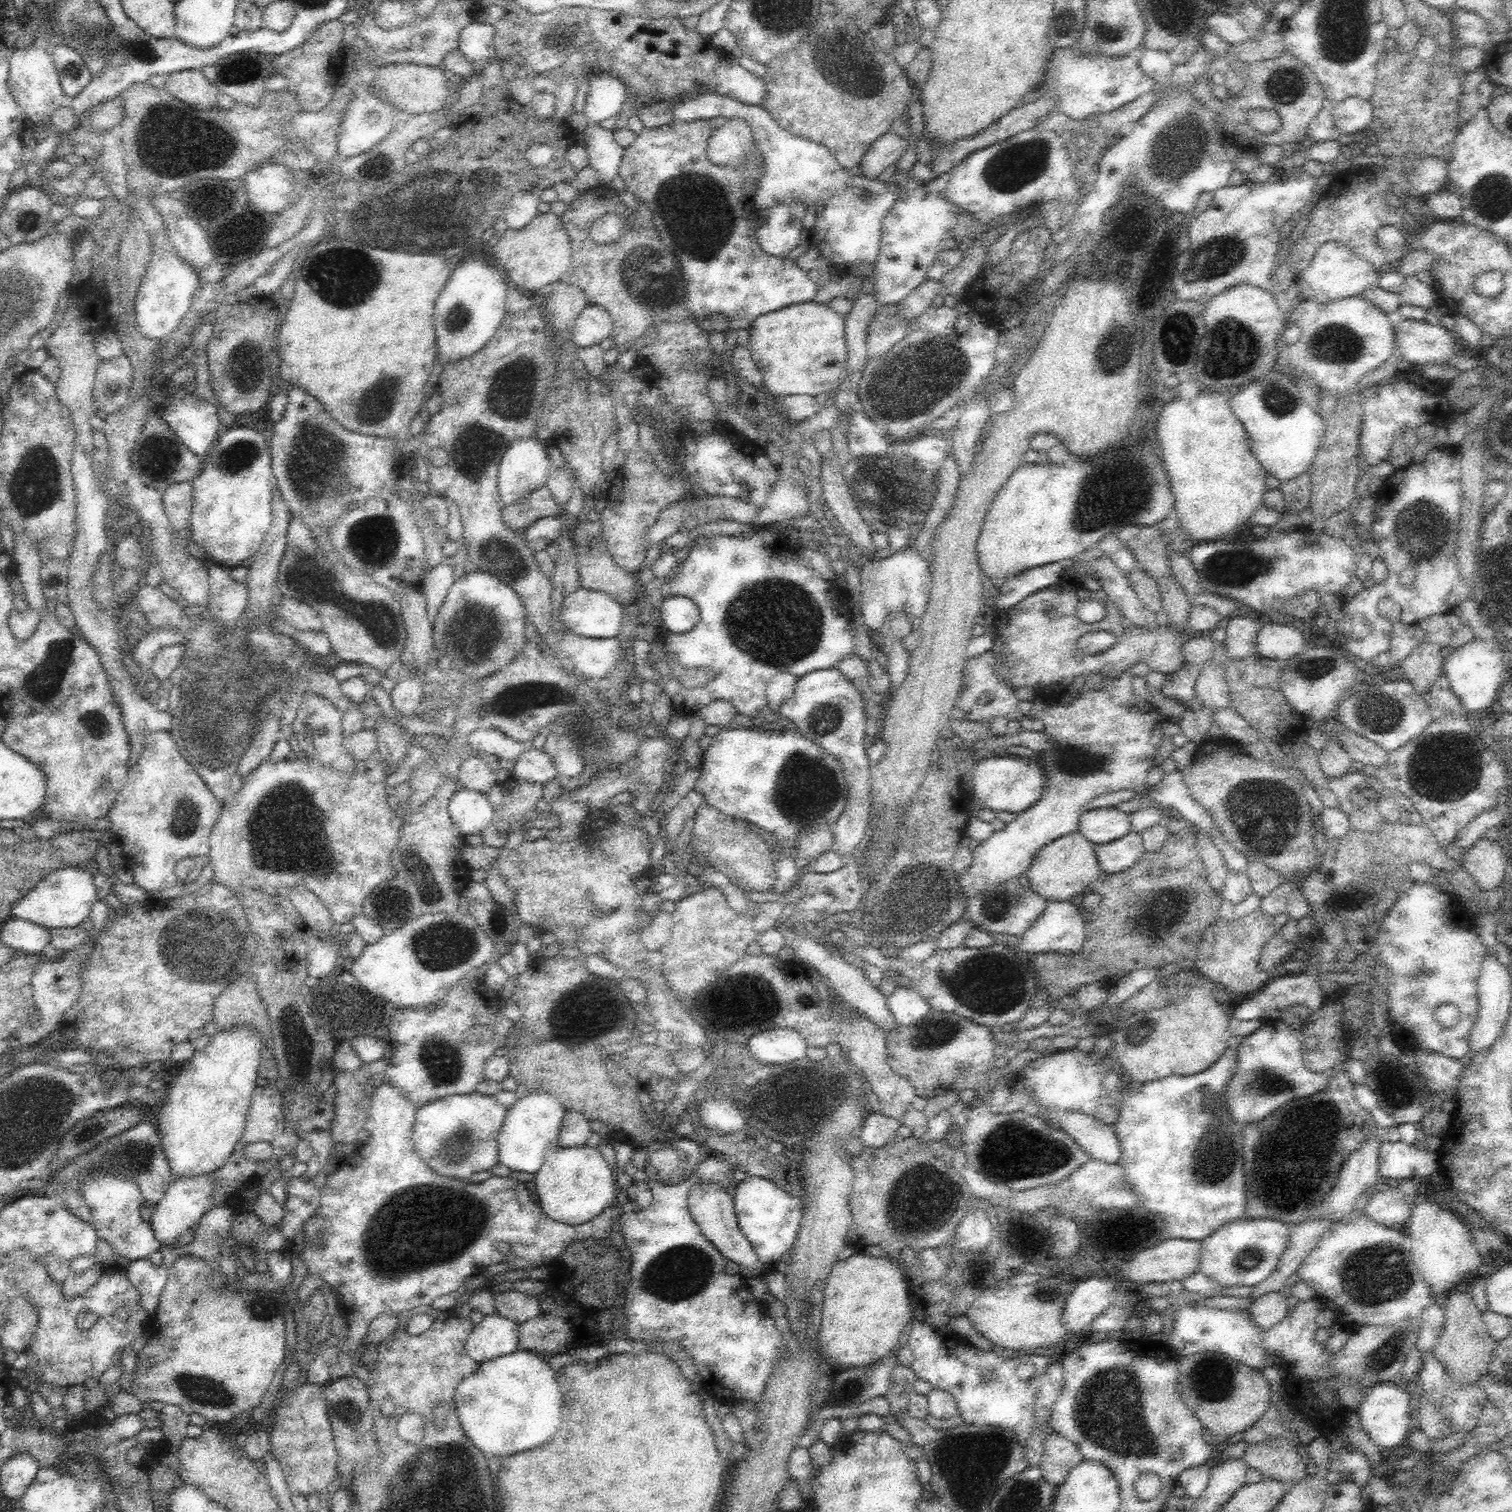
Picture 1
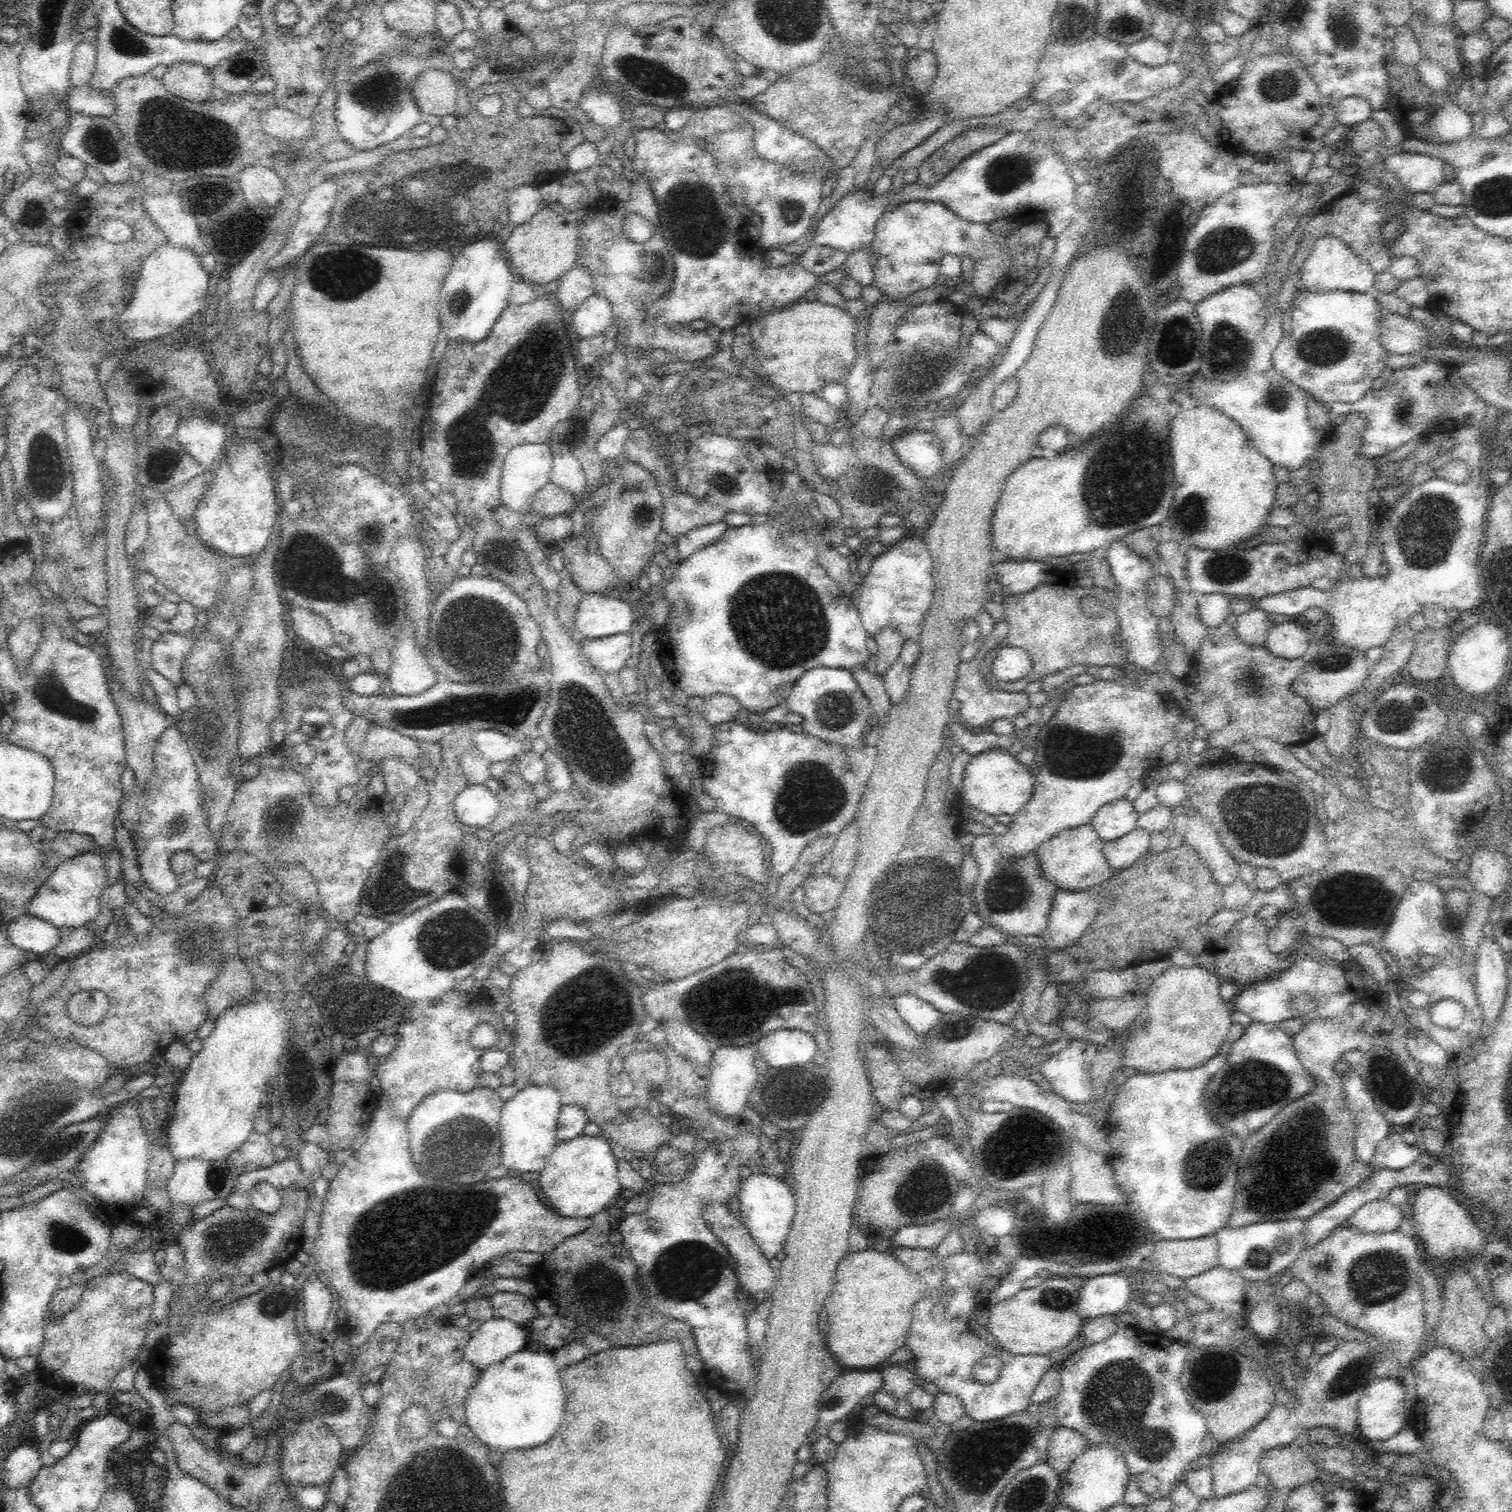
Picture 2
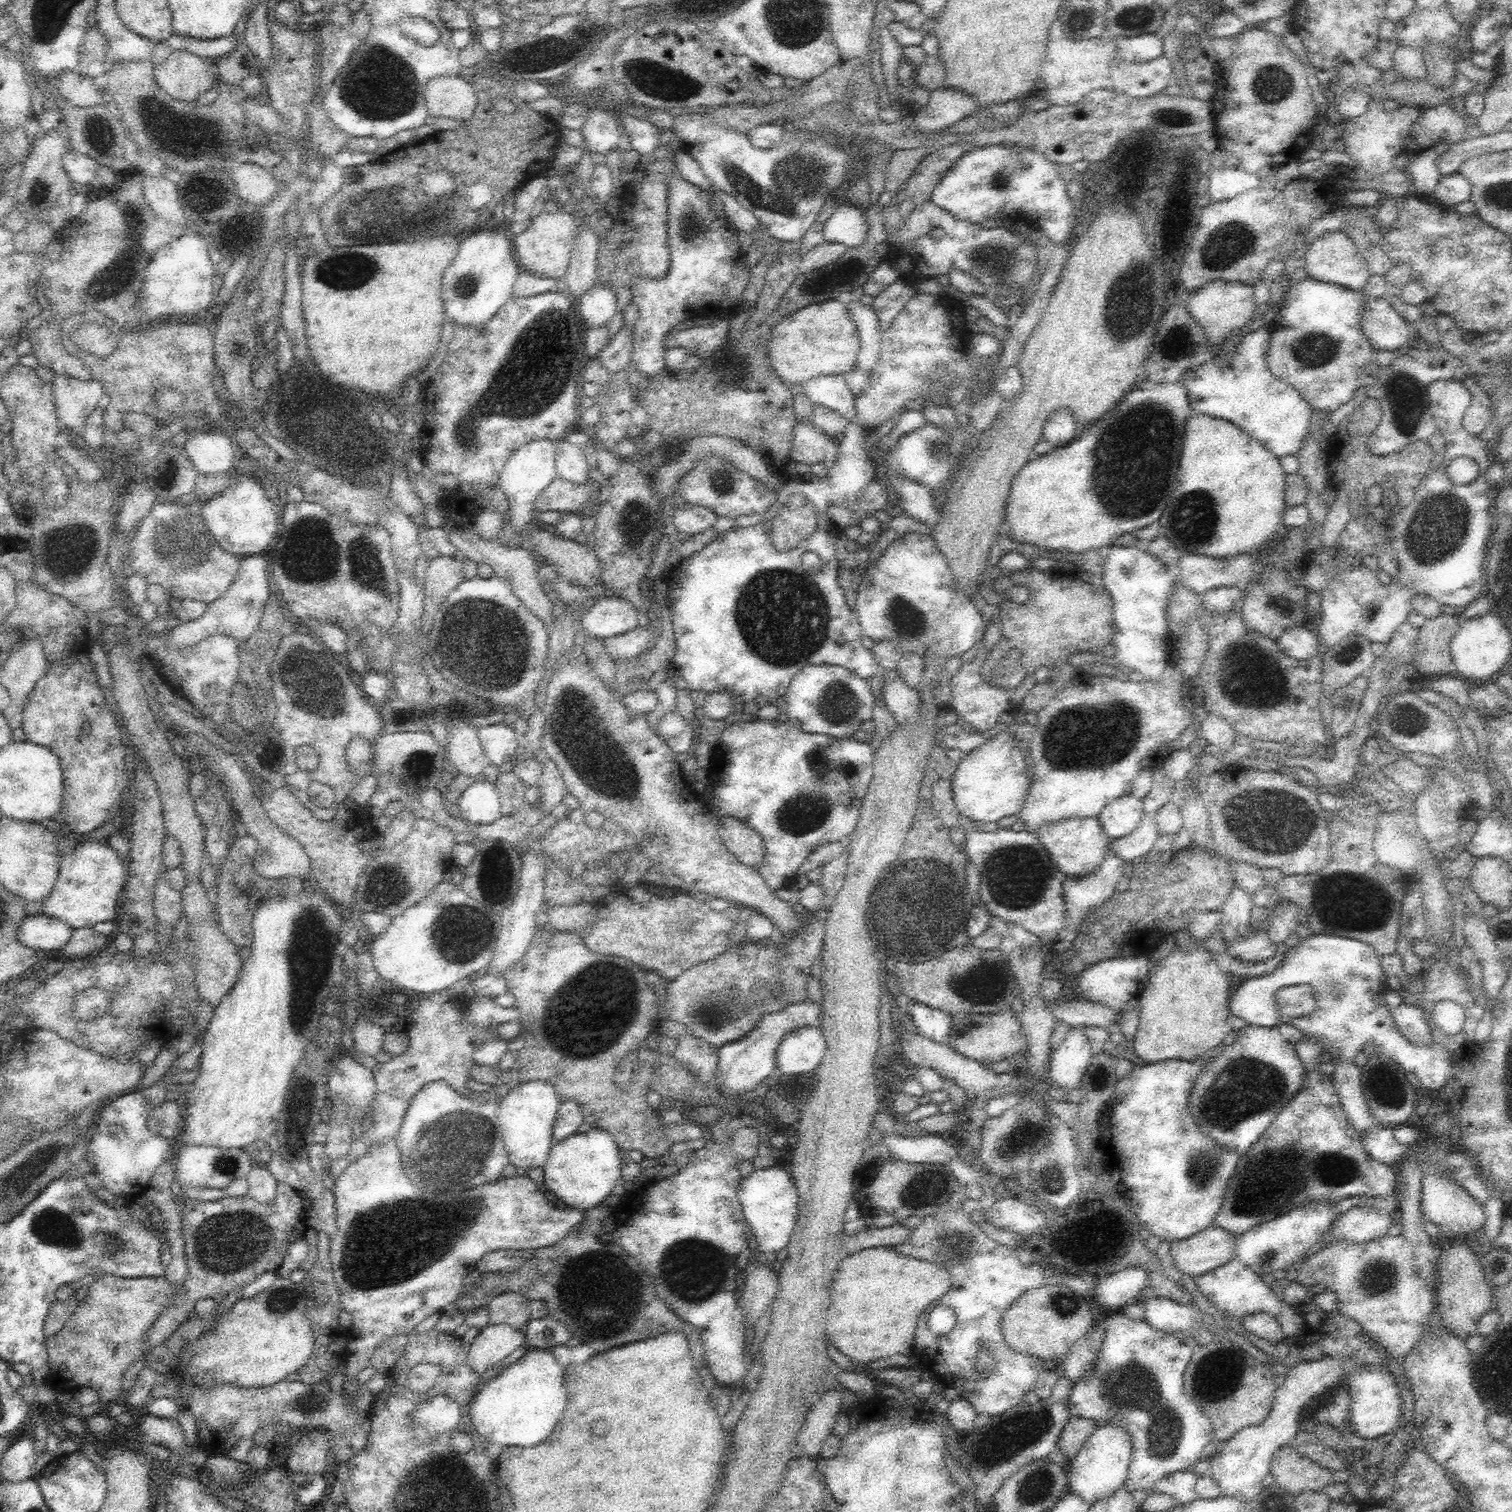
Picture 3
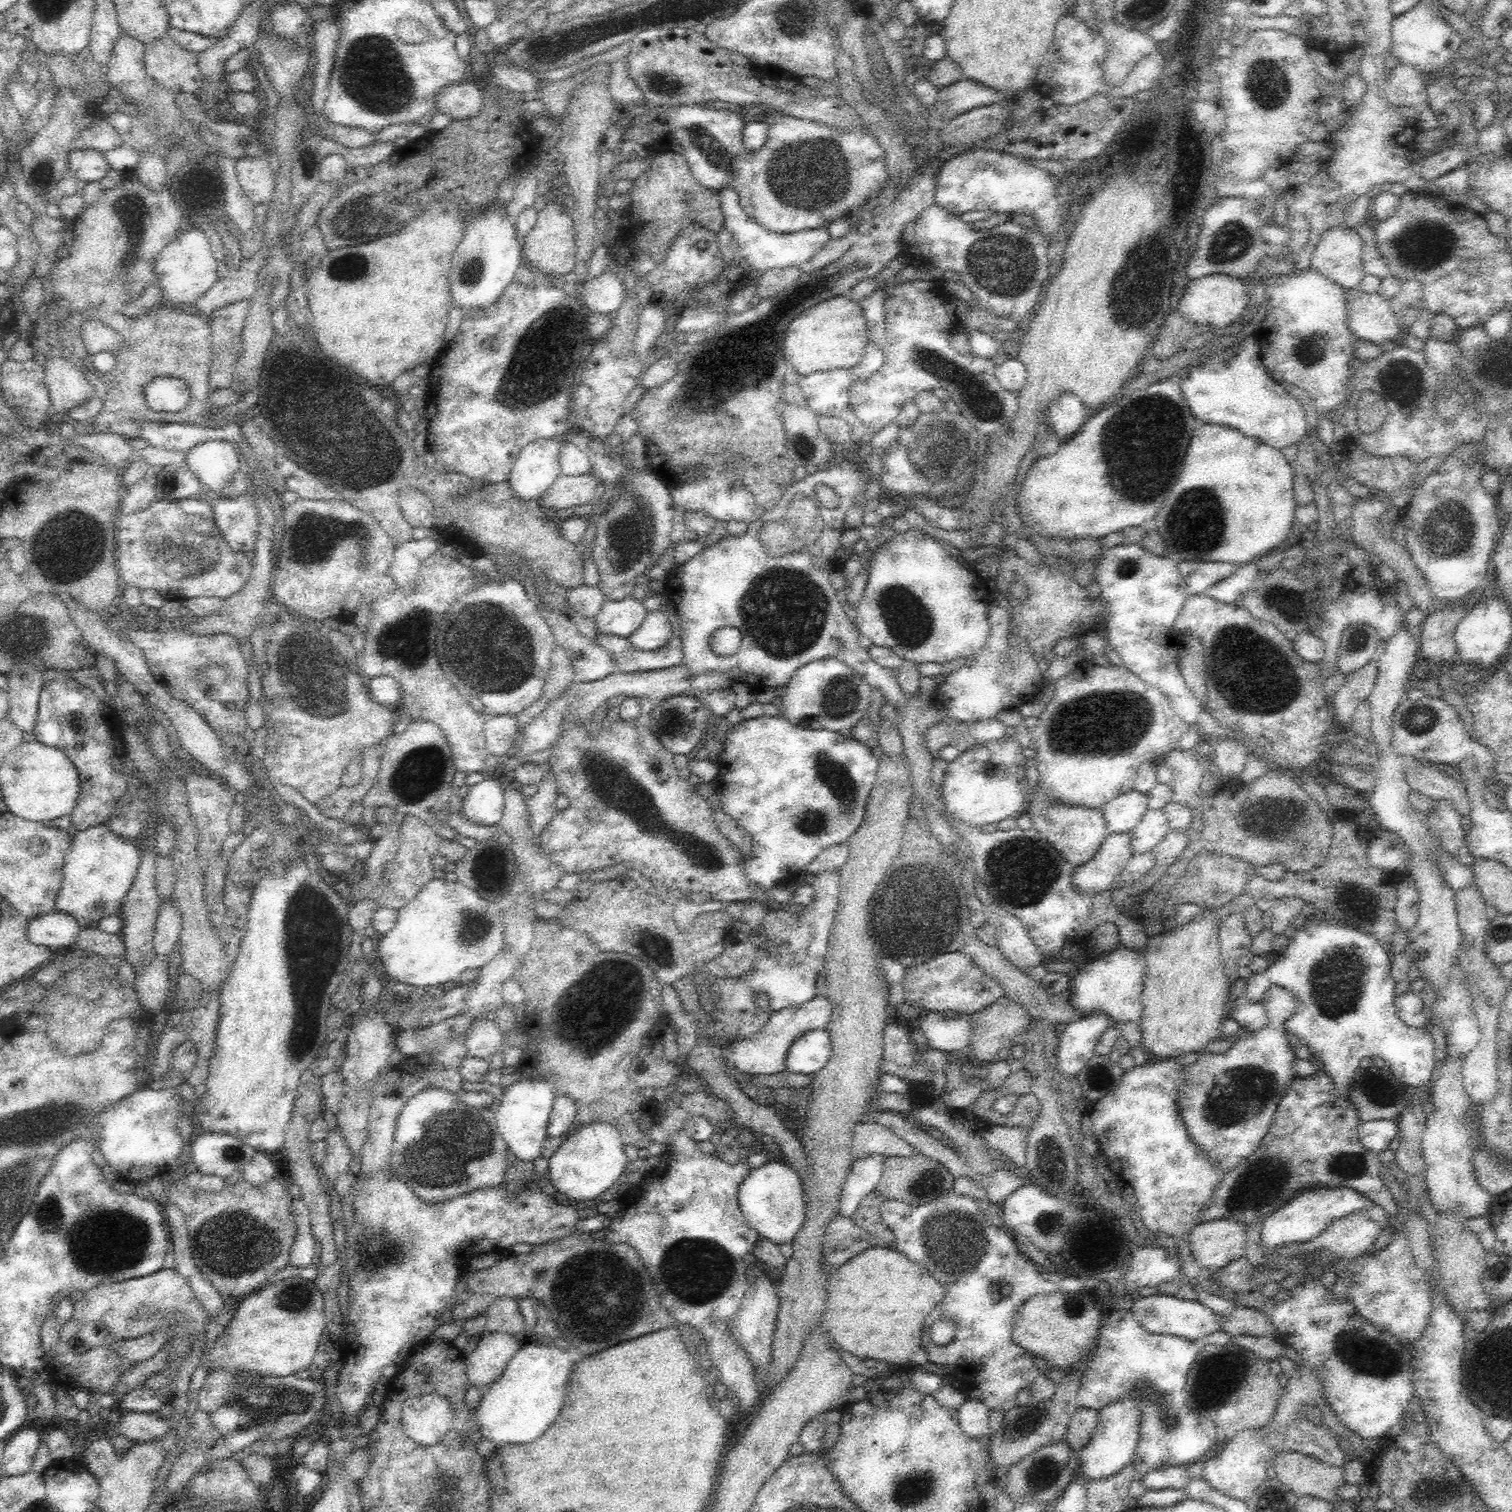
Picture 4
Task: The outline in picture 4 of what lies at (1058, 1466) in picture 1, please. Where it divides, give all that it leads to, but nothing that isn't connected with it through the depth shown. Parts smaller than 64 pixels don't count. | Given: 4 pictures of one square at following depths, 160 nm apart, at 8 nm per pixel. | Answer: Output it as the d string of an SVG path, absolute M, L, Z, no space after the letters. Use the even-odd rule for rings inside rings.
M1078 1407L1076 1412L1071 1414L1069 1427L1064 1438L1064 1442L1072 1452L1077 1453L1087 1442L1090 1442L1092 1433L1098 1426L1099 1411L1094 1408Z

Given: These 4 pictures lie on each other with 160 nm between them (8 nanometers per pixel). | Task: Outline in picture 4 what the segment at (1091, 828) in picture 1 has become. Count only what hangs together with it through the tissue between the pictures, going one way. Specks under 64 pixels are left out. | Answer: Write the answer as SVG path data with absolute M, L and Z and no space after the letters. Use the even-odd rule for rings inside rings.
M1136 790L1118 795L1101 809L1110 832L1132 832L1148 811L1147 795Z

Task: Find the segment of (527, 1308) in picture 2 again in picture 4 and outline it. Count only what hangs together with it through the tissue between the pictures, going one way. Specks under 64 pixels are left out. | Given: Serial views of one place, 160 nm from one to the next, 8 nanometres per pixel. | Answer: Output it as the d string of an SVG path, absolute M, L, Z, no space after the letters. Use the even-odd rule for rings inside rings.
M498 1298L486 1310L485 1332L503 1332L523 1338L525 1320L520 1312L518 1299Z

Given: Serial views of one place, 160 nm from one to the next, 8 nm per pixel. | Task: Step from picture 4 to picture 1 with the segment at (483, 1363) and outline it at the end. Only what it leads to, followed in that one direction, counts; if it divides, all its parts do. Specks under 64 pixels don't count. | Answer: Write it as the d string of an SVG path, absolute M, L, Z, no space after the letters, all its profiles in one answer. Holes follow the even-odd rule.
M496 1313L486 1315L473 1326L465 1342L466 1354L476 1362L513 1354L520 1349L519 1324Z

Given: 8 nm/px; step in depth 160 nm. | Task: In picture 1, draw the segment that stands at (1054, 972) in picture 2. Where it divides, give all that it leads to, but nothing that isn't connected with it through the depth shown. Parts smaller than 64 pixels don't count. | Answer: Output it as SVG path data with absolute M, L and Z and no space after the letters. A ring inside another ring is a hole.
M1190 826L1181 833L1171 832L1164 841L1163 847L1156 852L1145 851L1144 854L1124 872L1108 874L1103 872L1097 881L1091 882L1084 893L1076 894L1071 901L1080 906L1087 924L1086 940L1074 956L1058 958L1032 958L1032 964L1042 978L1044 988L1050 992L1050 998L1062 998L1072 995L1080 986L1086 984L1102 984L1109 988L1119 978L1141 970L1142 968L1161 968L1164 964L1178 964L1182 966L1182 975L1194 972L1198 943L1202 940L1205 930L1219 919L1221 895L1212 890L1208 882L1206 871L1200 858L1195 842L1197 833ZM1090 892L1100 894L1100 910L1096 912L1082 906L1082 899Z

